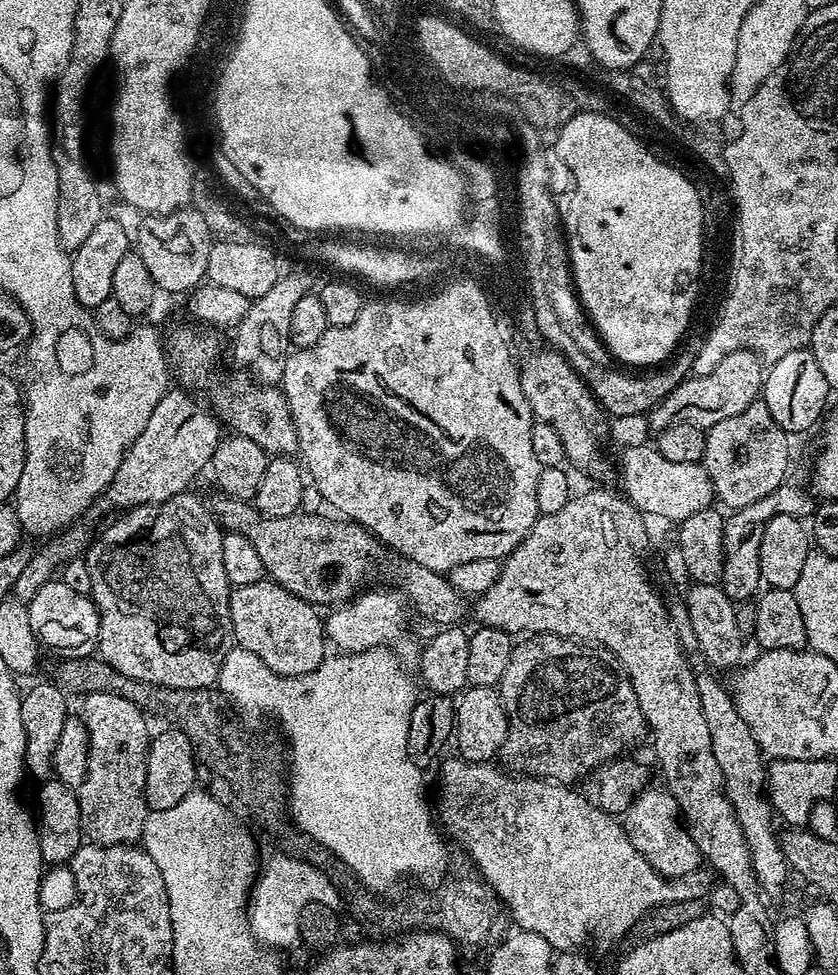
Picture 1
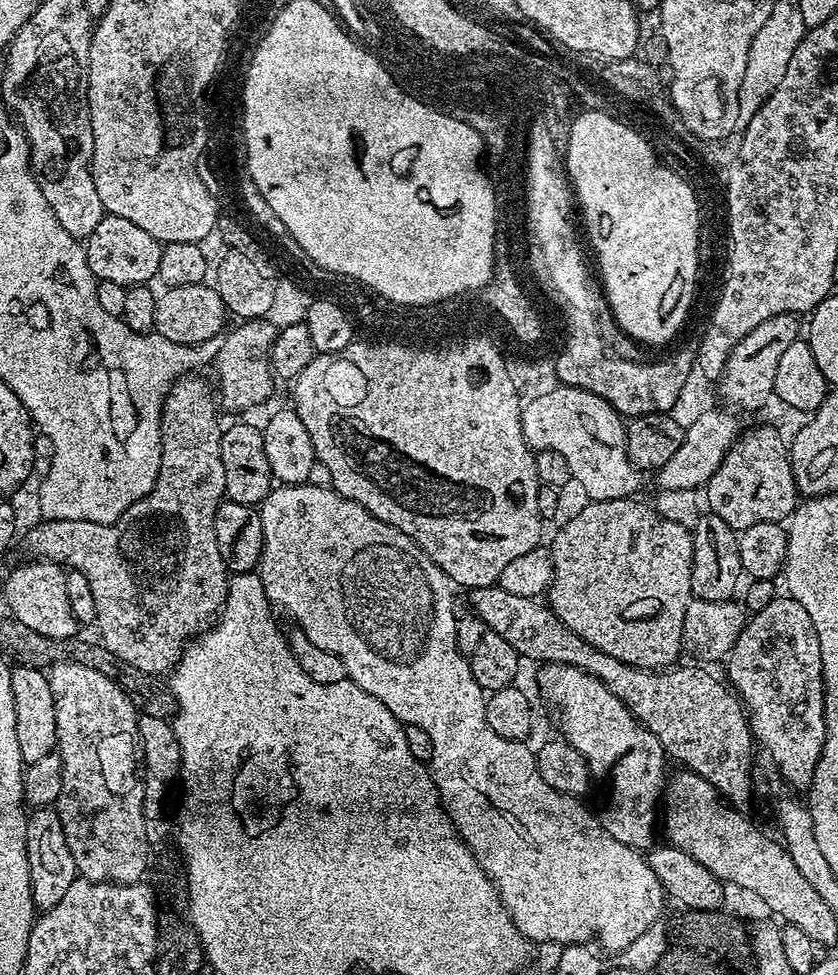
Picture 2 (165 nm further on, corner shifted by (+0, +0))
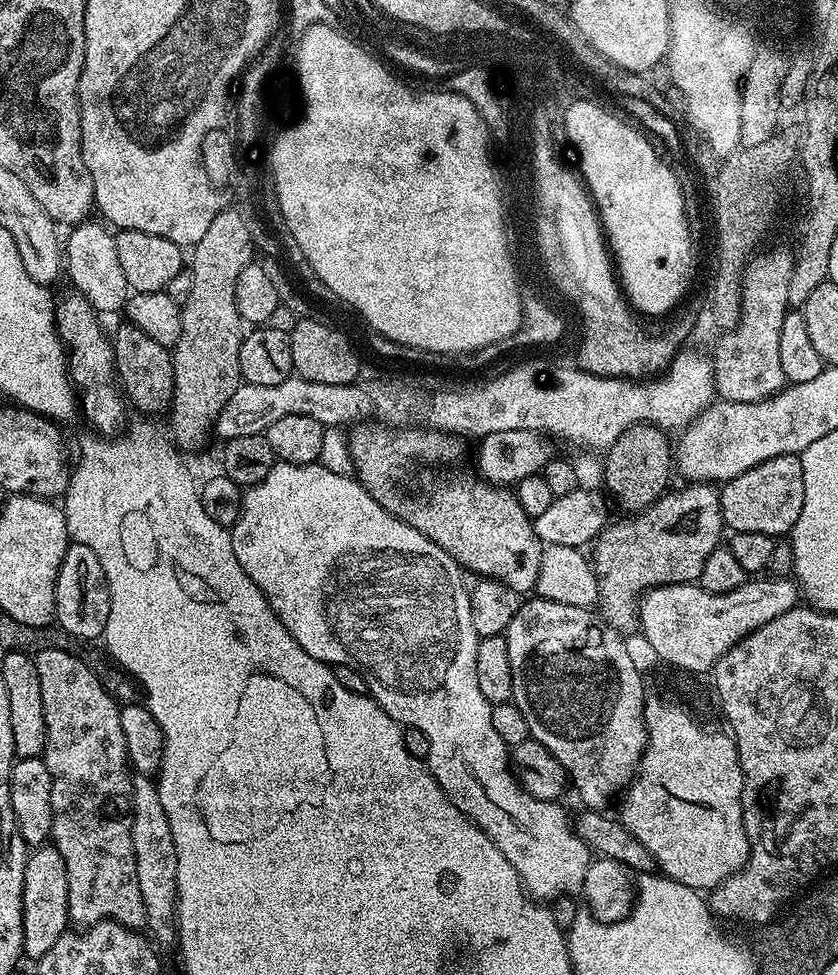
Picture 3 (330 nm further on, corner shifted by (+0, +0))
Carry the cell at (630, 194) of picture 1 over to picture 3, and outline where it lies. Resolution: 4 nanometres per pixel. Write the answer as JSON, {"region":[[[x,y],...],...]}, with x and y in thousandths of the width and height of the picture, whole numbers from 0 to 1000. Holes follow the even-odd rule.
{"region":[[[687,107],[687,111],[675,113],[674,137],[677,147],[683,147],[692,159],[690,176],[716,223],[751,313],[760,321],[770,320],[773,324],[788,324],[800,319],[815,306],[827,286],[821,282],[821,242],[816,242],[816,222],[811,222],[811,197],[807,197],[802,181],[778,164],[773,148],[768,148],[759,135],[749,135],[745,127],[735,127],[730,119],[721,119],[721,115],[706,111],[706,107]]]}

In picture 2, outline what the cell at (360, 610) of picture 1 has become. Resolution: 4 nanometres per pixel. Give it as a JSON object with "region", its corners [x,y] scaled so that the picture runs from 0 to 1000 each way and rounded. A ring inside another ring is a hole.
{"region":[[[378,494],[365,496],[340,496],[338,498],[326,499],[308,519],[310,530],[313,531],[313,568],[308,586],[313,605],[317,605],[317,613],[326,625],[335,624],[339,628],[348,631],[348,636],[353,639],[352,643],[375,658],[375,663],[384,663],[384,667],[394,667],[403,675],[408,675],[408,683],[413,683],[415,696],[425,702],[437,712],[451,716],[470,736],[475,736],[479,743],[493,743],[504,745],[508,753],[513,753],[513,761],[518,761],[518,773],[513,781],[513,791],[516,801],[520,803],[520,809],[525,815],[526,822],[533,822],[535,831],[538,831],[539,837],[548,842],[550,856],[554,867],[562,871],[568,877],[568,883],[575,888],[578,895],[587,902],[587,908],[592,911],[597,923],[604,929],[613,950],[628,961],[631,966],[668,967],[680,968],[702,968],[706,963],[716,964],[716,968],[726,976],[739,978],[745,973],[751,972],[754,967],[766,958],[771,958],[773,952],[784,951],[788,939],[788,923],[790,924],[790,912],[780,892],[776,892],[772,881],[760,871],[747,868],[737,864],[737,859],[728,859],[724,851],[716,846],[715,840],[704,830],[697,826],[696,819],[671,814],[640,795],[640,788],[636,788],[636,781],[640,777],[638,770],[634,772],[623,771],[621,767],[624,759],[612,759],[609,763],[599,753],[589,753],[585,749],[585,741],[580,741],[580,724],[578,723],[580,711],[576,706],[566,699],[566,691],[558,682],[560,674],[553,673],[547,667],[544,657],[544,634],[547,625],[539,616],[539,607],[542,600],[533,589],[521,581],[506,565],[496,559],[495,556],[480,544],[446,531],[442,523],[433,521],[427,515],[415,513],[412,509],[405,509],[395,498],[387,501]]]}

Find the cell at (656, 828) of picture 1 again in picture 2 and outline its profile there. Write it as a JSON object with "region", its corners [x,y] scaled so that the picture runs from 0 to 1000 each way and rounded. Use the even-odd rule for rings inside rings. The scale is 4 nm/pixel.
{"region":[[[652,681],[643,686],[640,693],[640,702],[649,709],[652,717],[659,721],[663,729],[663,738],[668,742],[667,754],[695,777],[699,777],[703,786],[711,784],[735,784],[730,788],[730,805],[726,808],[726,822],[721,825],[721,834],[715,834],[714,840],[728,855],[728,859],[737,859],[747,868],[760,872],[773,872],[779,869],[778,856],[785,853],[785,826],[795,811],[795,795],[792,796],[792,784],[795,776],[792,766],[771,749],[768,744],[754,733],[733,712],[728,712],[724,704],[712,693],[705,693],[703,689],[696,689],[693,685],[686,685],[679,681]]]}

